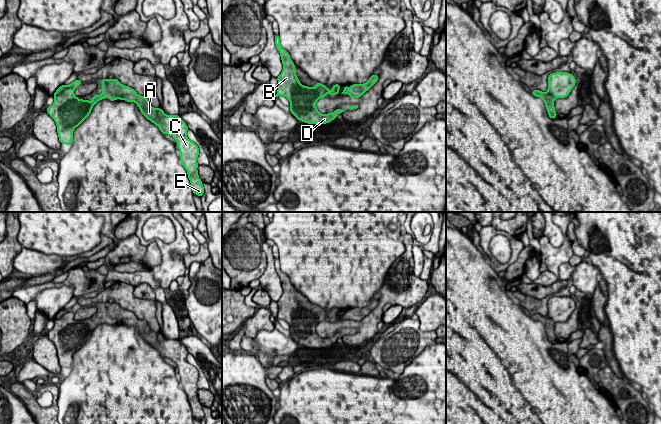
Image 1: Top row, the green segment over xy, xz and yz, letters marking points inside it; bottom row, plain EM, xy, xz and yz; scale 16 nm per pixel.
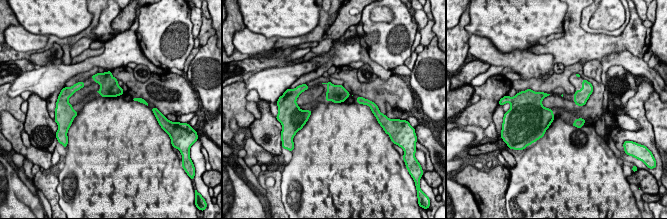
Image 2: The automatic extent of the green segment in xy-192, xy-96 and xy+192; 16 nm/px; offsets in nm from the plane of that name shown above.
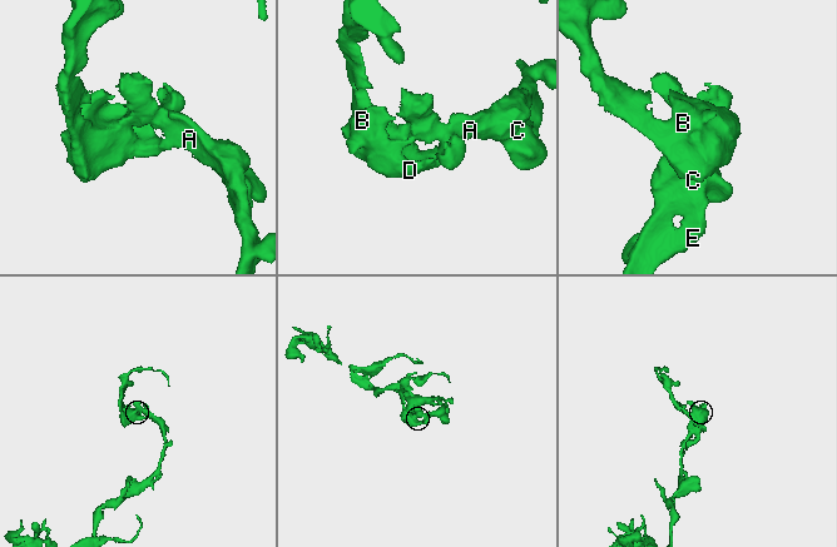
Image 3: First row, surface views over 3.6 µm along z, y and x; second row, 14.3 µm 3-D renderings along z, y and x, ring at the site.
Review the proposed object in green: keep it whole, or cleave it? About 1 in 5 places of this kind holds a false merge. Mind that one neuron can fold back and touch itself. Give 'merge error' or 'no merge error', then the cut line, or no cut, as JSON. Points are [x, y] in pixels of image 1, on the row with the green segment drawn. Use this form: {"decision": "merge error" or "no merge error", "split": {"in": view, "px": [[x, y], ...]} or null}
{"decision": "no merge error", "split": null}

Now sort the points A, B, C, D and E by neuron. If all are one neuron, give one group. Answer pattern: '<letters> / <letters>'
A B C D E

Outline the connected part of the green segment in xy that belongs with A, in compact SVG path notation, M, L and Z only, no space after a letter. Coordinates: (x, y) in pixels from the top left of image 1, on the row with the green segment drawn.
M76 79L69 85L60 86L54 93L54 103L47 107L48 114L54 119L60 143L71 145L73 131L91 113L93 106L108 97L110 101L120 100L138 104L141 113L159 127L161 133L172 136L178 145L180 161L187 171L192 191L198 196L204 194L204 187L198 175L197 158L199 148L187 138L188 126L179 115L167 115L161 108L150 105L145 96L138 95L135 89L122 85L117 79L102 79L102 93L94 95L92 100L79 99L74 95L75 89L82 84Z

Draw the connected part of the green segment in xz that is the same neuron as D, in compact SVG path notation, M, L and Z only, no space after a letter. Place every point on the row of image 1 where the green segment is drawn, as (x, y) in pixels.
M275 35L275 45L280 53L283 70L277 77L278 90L275 97L279 95L290 101L290 111L299 120L308 124L326 124L337 118L339 113L346 110L337 109L332 113L322 114L316 108L316 102L326 94L334 96L339 94L341 85L334 84L332 90L317 82L315 87L304 86L299 82L296 75L294 62L289 53L281 47L279 35Z

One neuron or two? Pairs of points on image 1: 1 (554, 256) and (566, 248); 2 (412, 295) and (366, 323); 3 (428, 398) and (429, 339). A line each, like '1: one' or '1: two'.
1: one
2: one
3: two

